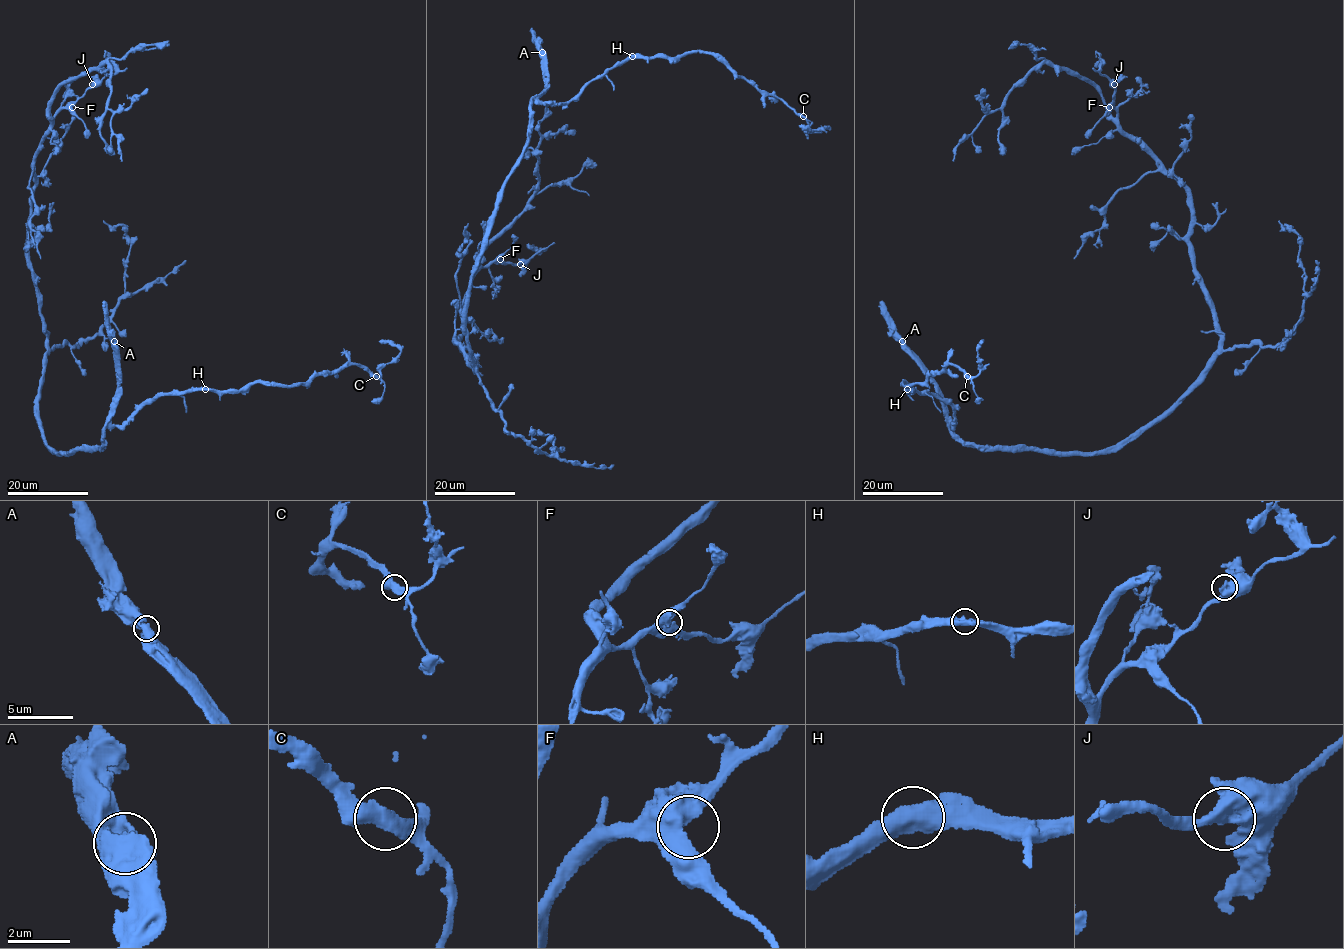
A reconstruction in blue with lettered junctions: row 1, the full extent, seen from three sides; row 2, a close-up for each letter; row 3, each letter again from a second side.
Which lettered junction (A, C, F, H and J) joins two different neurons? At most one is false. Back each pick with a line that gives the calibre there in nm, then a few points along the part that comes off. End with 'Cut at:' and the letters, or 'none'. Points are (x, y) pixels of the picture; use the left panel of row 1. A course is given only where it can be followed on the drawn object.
Cut at: none

